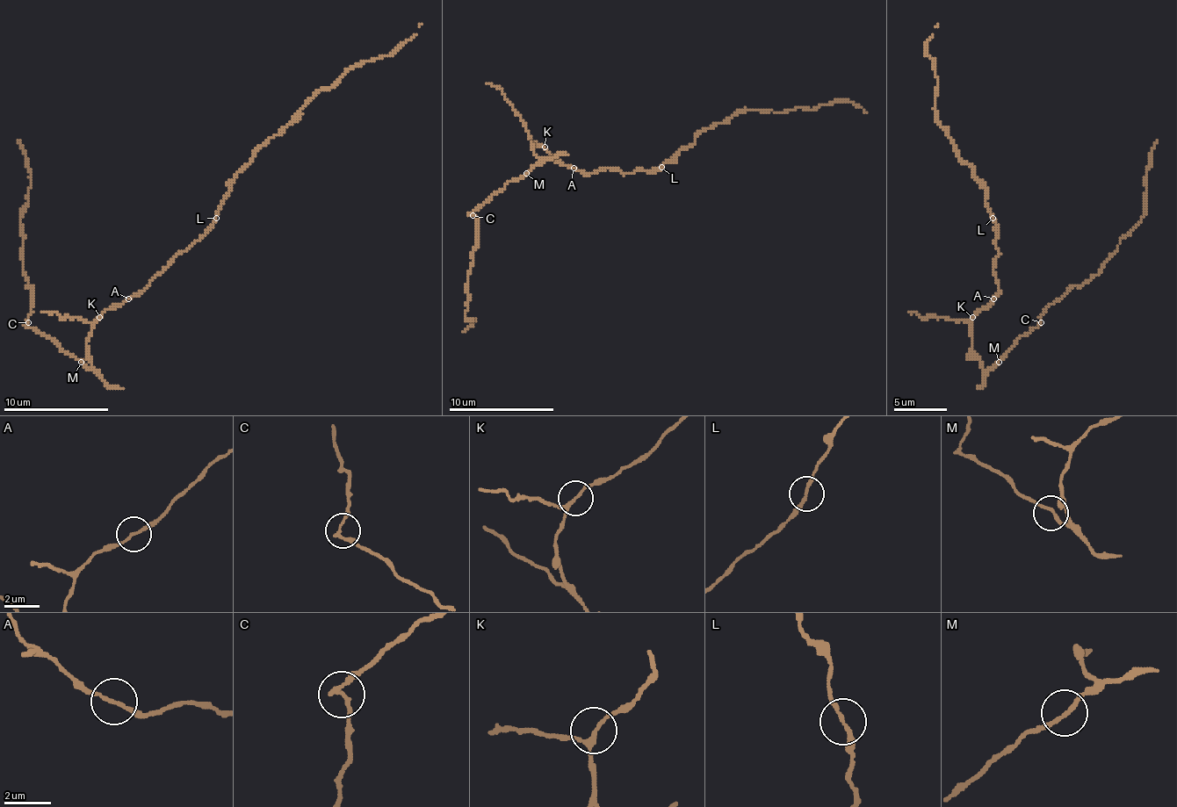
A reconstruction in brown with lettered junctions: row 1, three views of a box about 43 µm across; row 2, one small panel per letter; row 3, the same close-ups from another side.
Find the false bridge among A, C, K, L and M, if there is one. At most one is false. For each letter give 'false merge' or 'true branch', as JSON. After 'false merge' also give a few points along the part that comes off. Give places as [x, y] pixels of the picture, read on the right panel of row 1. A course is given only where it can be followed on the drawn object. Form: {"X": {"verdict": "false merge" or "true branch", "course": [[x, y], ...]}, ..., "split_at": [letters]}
{"A": {"verdict": "true branch"}, "C": {"verdict": "true branch"}, "K": {"verdict": "true branch"}, "L": {"verdict": "true branch"}, "M": {"verdict": "true branch"}, "split_at": []}

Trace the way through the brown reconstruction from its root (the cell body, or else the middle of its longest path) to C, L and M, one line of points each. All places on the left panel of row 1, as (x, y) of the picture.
C: (126, 299), (112, 304), (91, 327), (86, 354), (94, 370), (65, 354), (28, 322)
L: (126, 299), (136, 296), (178, 254), (186, 251), (215, 217)
M: (126, 299), (120, 304), (112, 304), (91, 327), (86, 354), (94, 370), (89, 370), (81, 362)

